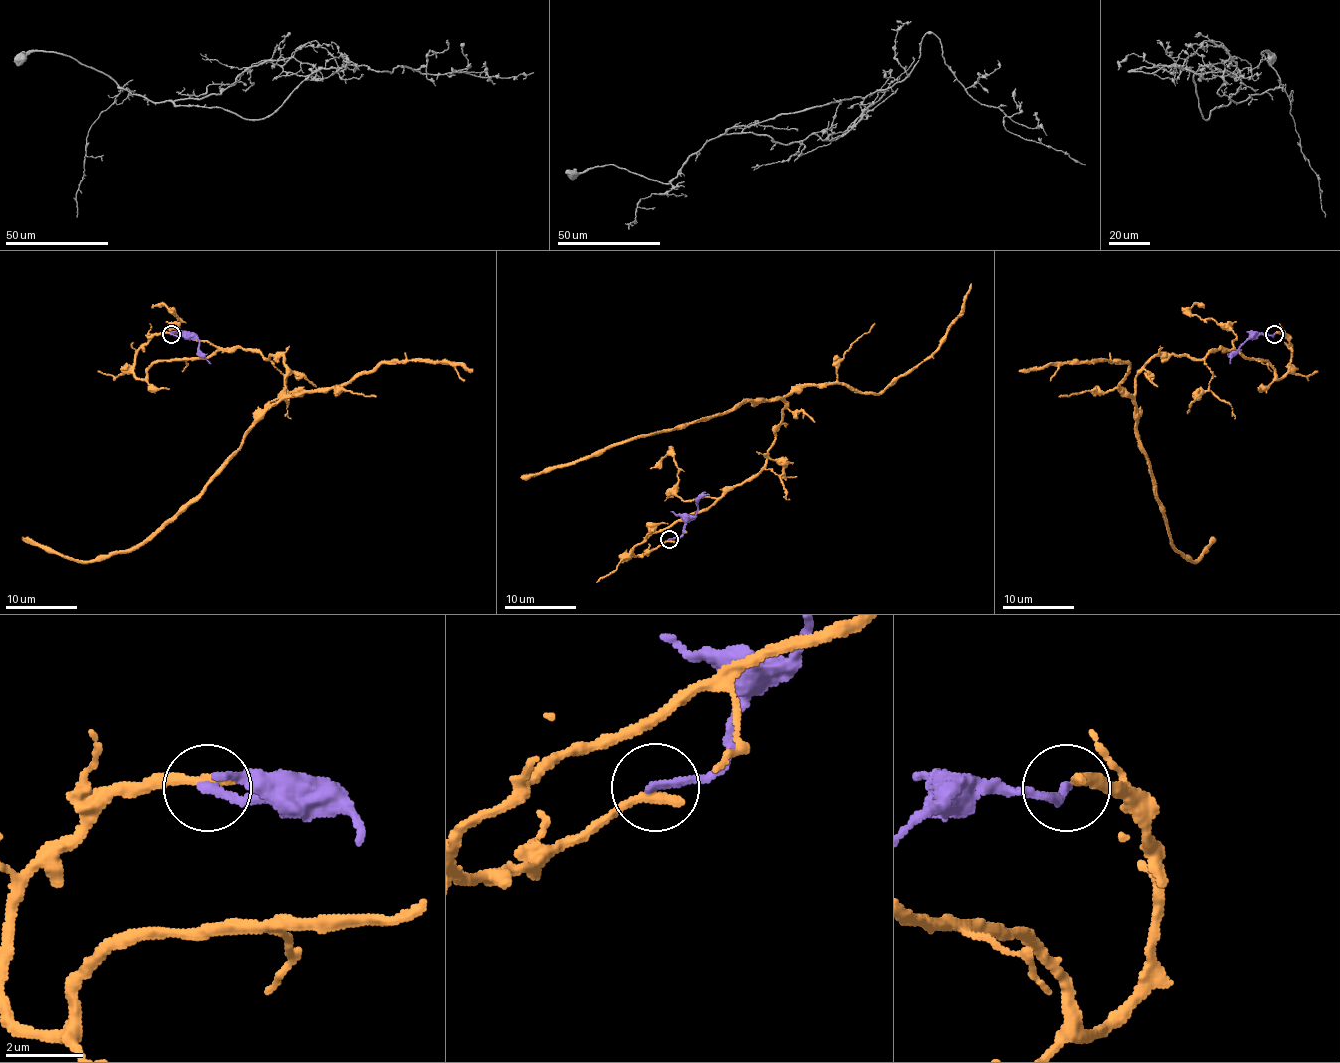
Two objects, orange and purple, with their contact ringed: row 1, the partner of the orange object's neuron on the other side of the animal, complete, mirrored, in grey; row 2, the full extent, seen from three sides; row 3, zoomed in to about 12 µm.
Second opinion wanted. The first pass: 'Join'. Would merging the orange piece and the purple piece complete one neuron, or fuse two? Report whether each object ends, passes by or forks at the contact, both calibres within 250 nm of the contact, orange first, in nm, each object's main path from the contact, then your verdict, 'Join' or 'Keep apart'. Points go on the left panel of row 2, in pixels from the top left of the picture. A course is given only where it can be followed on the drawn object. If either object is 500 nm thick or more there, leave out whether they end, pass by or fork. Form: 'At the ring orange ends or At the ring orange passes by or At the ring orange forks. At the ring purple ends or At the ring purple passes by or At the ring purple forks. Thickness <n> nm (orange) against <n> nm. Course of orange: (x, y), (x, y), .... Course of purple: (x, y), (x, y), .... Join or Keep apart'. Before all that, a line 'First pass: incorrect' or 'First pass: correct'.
First pass: incorrect
At the ring orange ends. At the ring purple ends. Thickness 320 nm (orange) against 200 nm. Course of orange: (171, 333), (141, 348), (134, 374), (255, 349), (282, 356), (282, 396), (141, 542), (77, 560), (21, 537). Course of purple: (171, 333), (193, 335), (198, 340), (198, 351), (211, 364). Keep apart

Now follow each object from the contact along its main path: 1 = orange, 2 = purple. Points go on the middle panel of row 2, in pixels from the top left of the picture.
1: (670, 540), (640, 555), (632, 549), (707, 510), (763, 467), (781, 399), (740, 403), (731, 411), (520, 478)
2: (670, 538), (679, 537), (682, 526), (697, 512), (697, 503), (704, 496), (709, 496)

